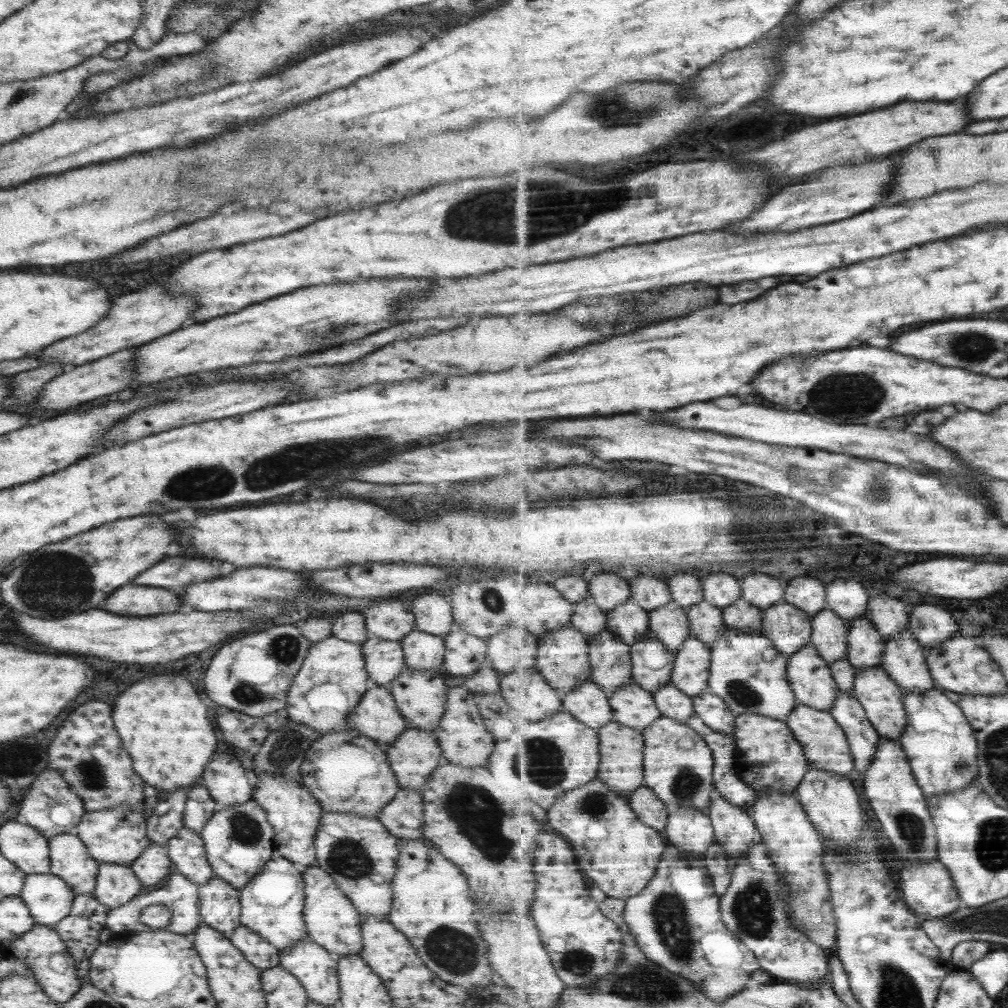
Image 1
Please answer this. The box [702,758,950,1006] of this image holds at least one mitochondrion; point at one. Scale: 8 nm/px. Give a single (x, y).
(751, 908)

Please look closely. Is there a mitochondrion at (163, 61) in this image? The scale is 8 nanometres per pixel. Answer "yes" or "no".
no

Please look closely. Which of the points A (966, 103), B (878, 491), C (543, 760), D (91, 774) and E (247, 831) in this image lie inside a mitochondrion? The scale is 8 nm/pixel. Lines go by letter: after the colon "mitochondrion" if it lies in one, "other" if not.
A: other
B: mitochondrion
C: mitochondrion
D: mitochondrion
E: mitochondrion

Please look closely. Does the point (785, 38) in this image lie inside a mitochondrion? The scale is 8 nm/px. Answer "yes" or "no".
no

